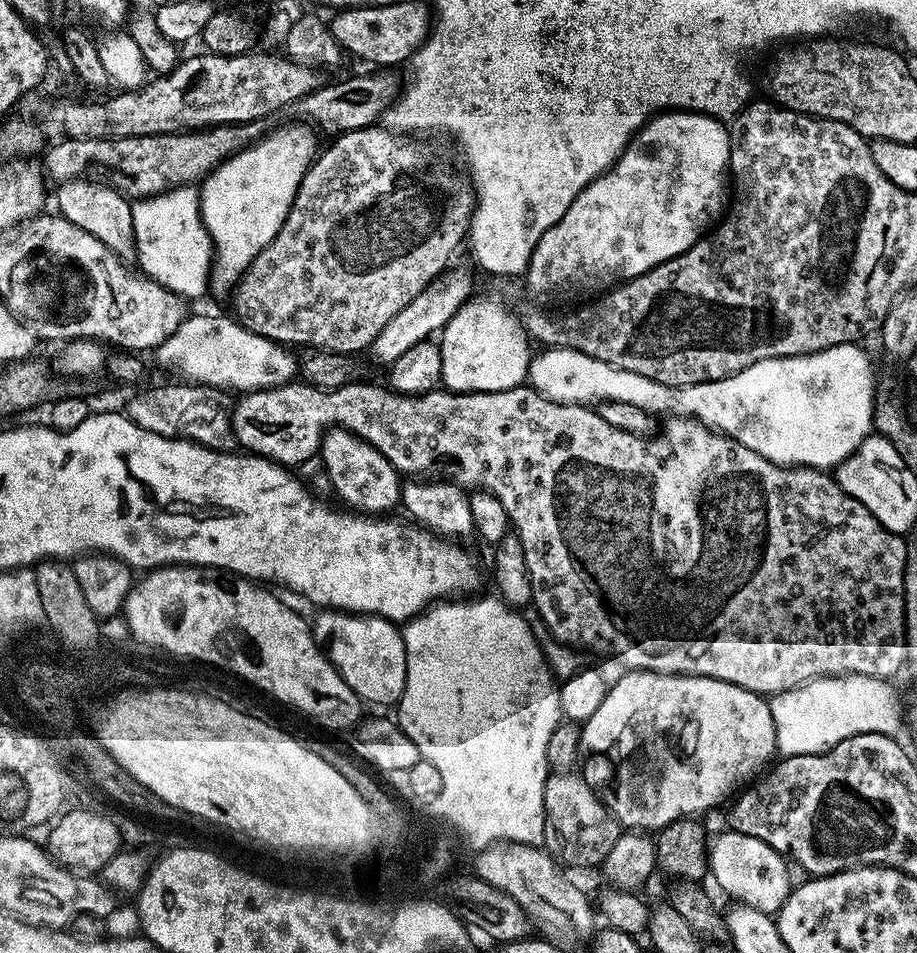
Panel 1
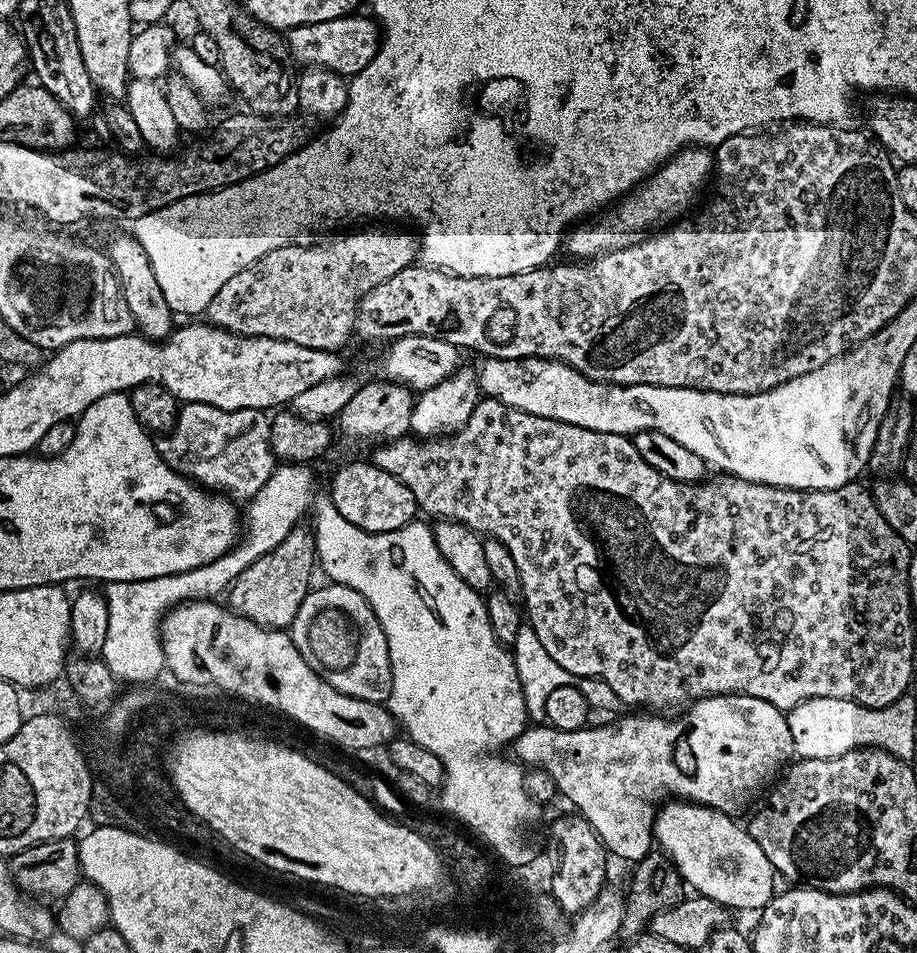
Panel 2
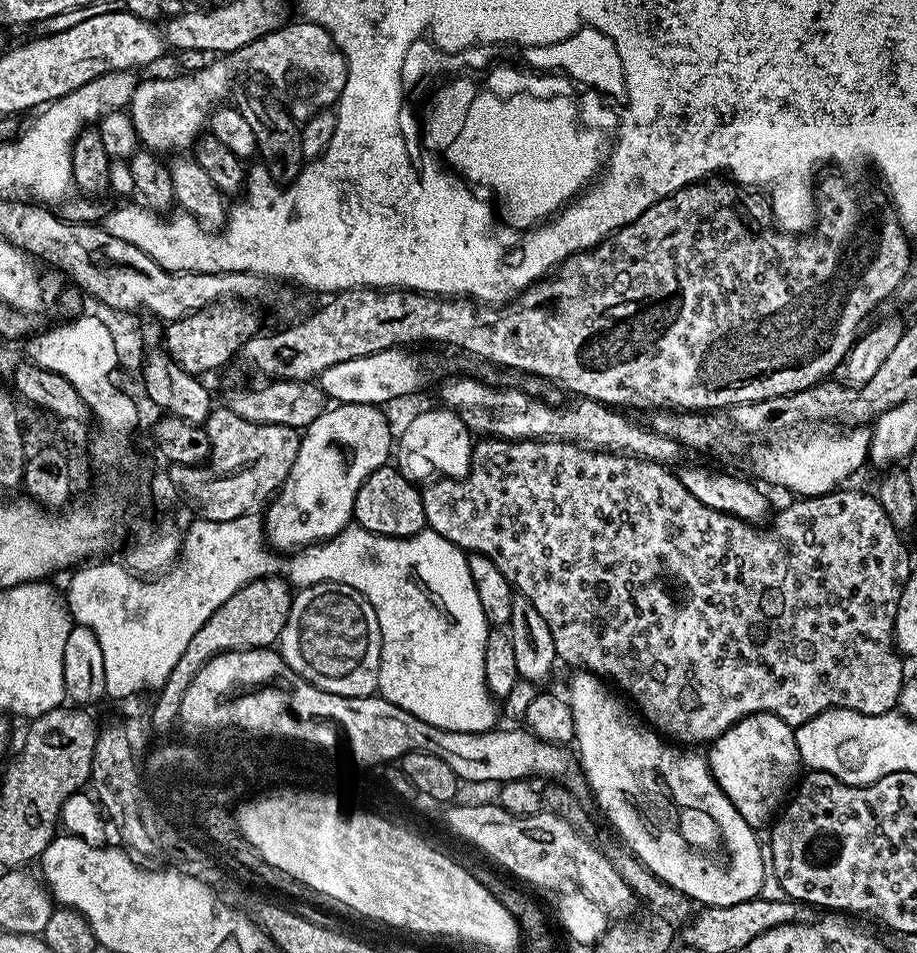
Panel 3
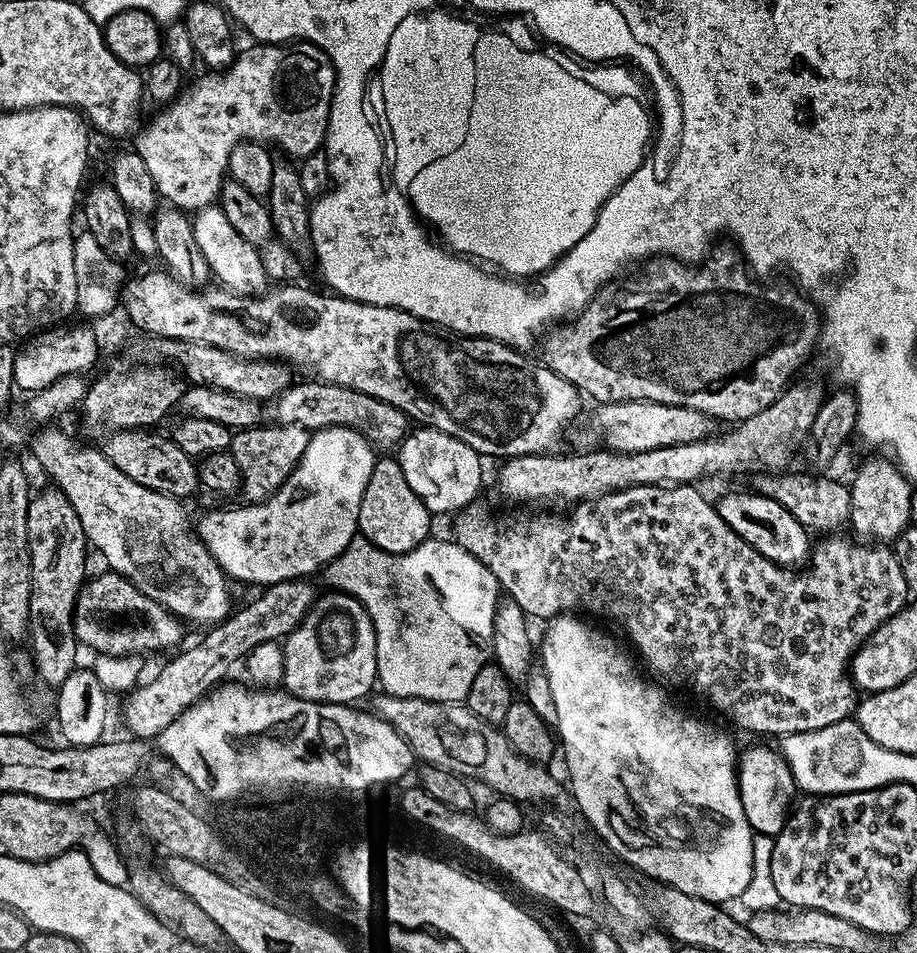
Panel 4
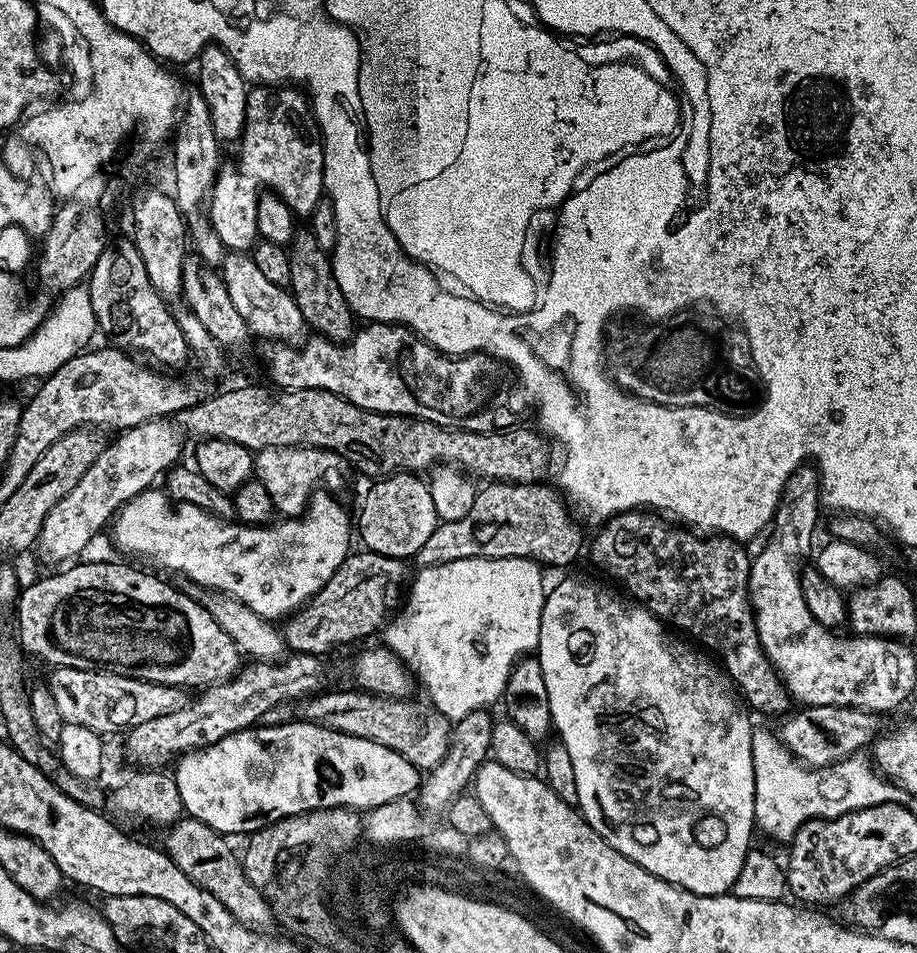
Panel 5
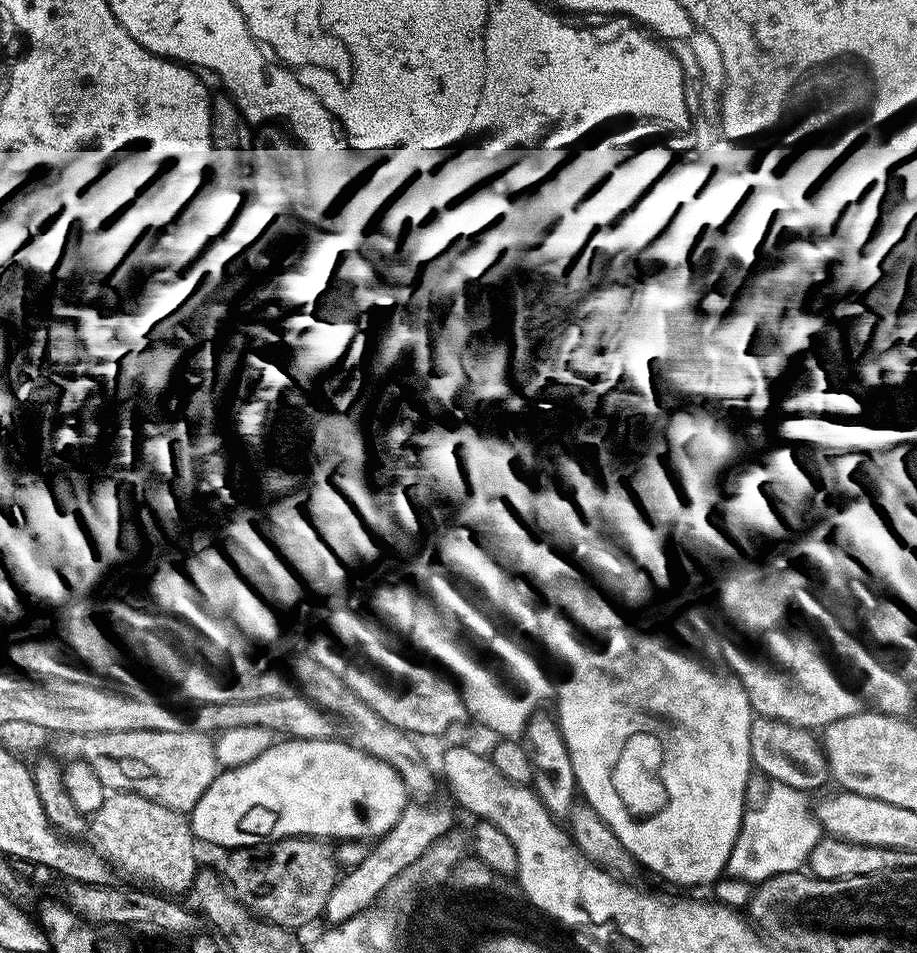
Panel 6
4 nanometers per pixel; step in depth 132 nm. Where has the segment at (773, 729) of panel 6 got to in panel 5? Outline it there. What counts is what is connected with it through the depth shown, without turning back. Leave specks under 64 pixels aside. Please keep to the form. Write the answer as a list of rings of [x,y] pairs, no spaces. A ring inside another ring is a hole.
[[[804,706],[798,711],[800,712],[794,716],[787,717],[789,720],[778,729],[778,735],[788,751],[801,764],[810,768],[828,768],[831,764],[842,762],[848,756],[857,755],[861,750],[867,749],[881,731],[881,717],[859,708],[839,708],[838,706],[810,708]]]

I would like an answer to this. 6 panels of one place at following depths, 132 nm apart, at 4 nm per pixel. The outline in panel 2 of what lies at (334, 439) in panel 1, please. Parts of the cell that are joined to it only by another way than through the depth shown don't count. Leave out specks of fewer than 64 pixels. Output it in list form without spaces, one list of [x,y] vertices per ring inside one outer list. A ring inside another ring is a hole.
[[[352,460],[344,464],[332,476],[330,503],[346,522],[354,522],[367,532],[389,532],[413,523],[418,509],[414,494],[394,474],[386,474],[378,465],[364,460]]]

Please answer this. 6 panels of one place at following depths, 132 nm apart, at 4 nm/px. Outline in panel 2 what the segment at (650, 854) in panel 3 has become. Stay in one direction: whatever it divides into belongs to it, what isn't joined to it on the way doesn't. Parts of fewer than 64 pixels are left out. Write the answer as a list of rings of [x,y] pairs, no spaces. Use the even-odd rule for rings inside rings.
[[[691,802],[670,803],[657,813],[654,840],[685,885],[692,888],[693,893],[710,898],[729,910],[763,909],[774,895],[774,869],[747,827],[740,825],[739,828],[729,813],[719,812],[717,808]]]

